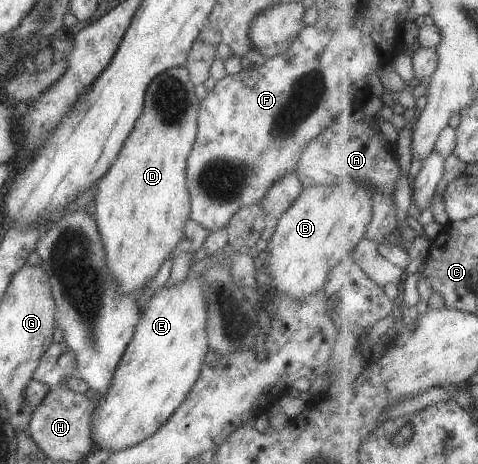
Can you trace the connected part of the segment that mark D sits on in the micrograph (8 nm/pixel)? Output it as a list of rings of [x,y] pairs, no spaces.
[[[185,66],[172,67],[157,74],[146,87],[140,116],[126,137],[116,160],[97,182],[93,217],[104,245],[108,270],[119,293],[146,286],[182,239],[181,229],[189,218],[185,166],[195,141],[199,101]]]

